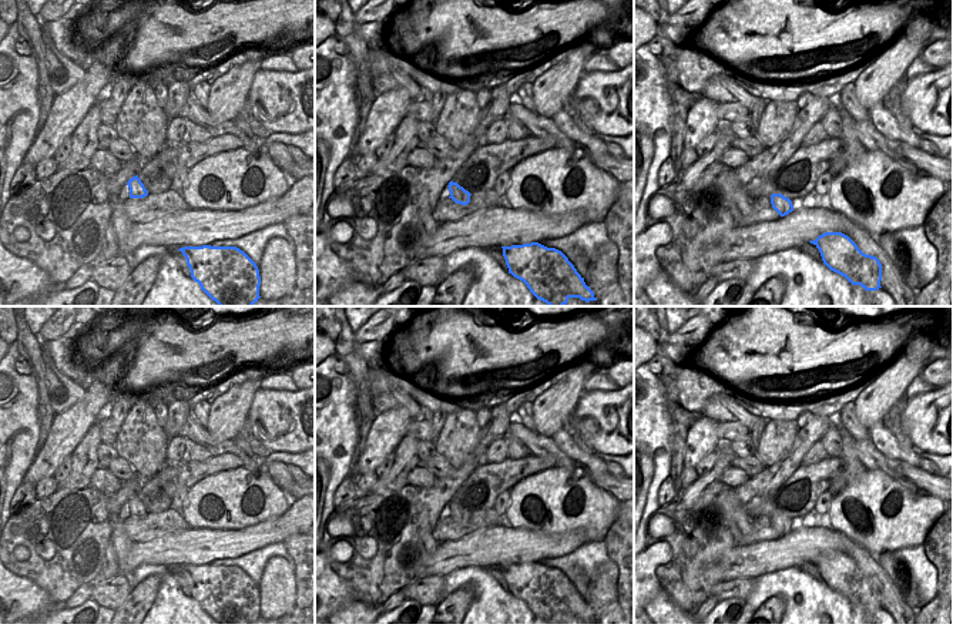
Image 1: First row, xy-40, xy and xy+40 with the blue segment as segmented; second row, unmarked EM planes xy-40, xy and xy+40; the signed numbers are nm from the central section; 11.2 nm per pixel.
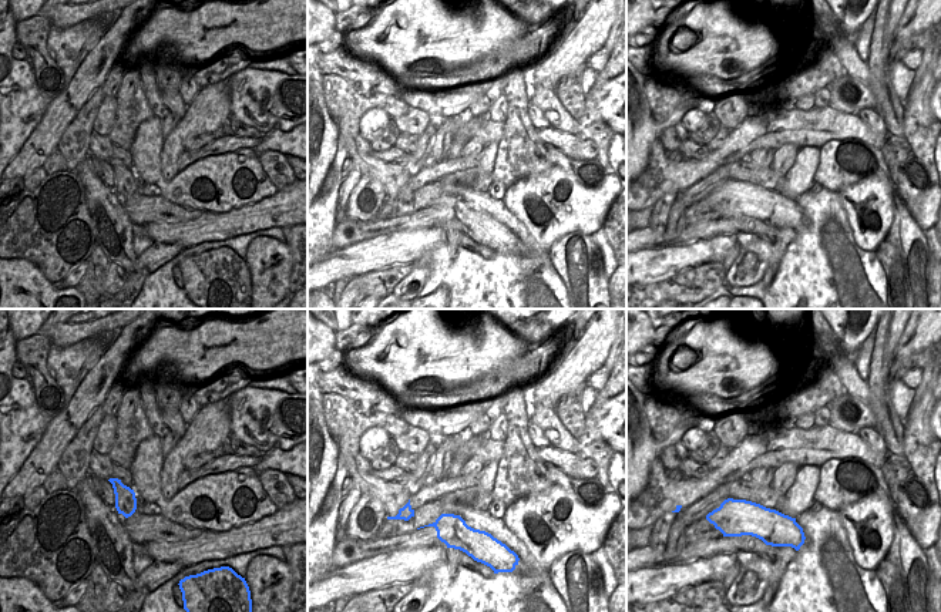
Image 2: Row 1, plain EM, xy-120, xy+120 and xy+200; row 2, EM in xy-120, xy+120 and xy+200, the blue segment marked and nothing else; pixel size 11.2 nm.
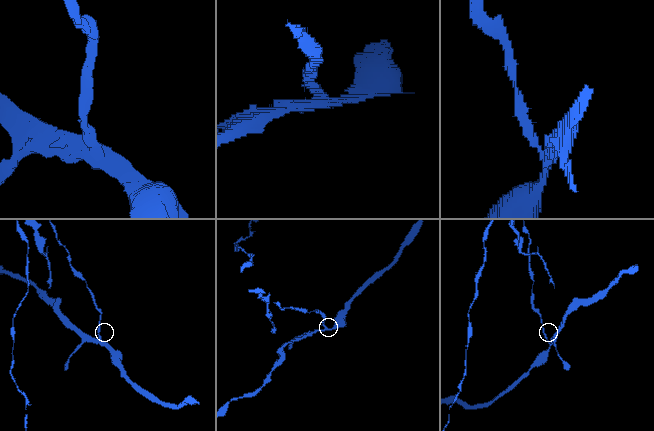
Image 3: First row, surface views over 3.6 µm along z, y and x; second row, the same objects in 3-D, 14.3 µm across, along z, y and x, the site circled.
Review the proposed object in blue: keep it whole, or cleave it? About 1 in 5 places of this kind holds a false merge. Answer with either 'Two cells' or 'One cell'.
Two cells

